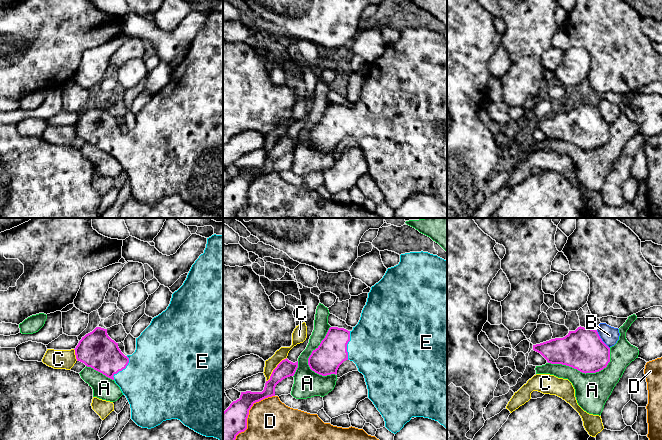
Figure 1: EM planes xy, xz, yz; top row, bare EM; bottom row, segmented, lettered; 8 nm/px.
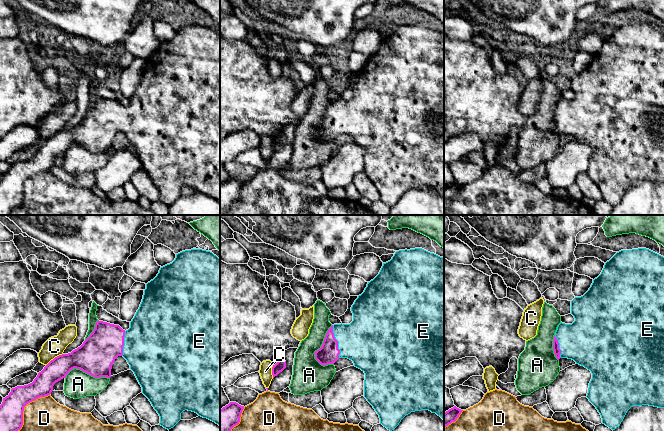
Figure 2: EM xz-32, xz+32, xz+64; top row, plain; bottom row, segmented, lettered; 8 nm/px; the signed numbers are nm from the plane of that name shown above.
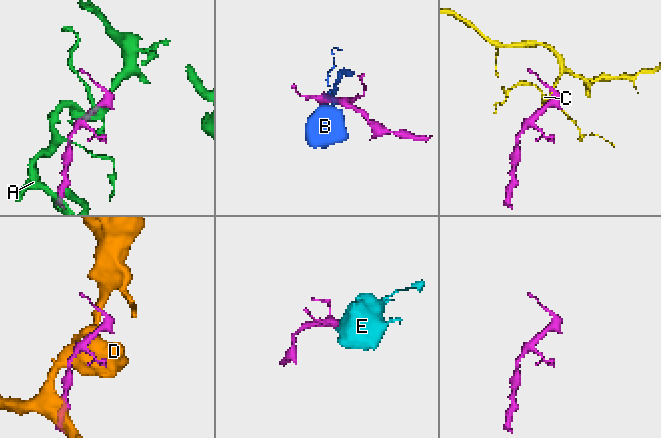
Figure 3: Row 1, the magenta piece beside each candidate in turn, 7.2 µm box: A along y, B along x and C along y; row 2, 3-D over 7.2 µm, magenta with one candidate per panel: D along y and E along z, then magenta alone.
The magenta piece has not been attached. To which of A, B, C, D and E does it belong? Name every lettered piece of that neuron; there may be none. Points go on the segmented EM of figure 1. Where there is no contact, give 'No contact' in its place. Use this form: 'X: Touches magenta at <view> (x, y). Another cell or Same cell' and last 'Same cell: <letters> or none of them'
A: Touches magenta at yz (586, 372). Another cell
B: Touches magenta at yz (601, 339). Another cell
C: Touches magenta at xz (274, 369). Another cell
D: Touches magenta at xz (248, 412). Another cell
E: Touches magenta at xy (123, 368). Same cell
Same cell: E

